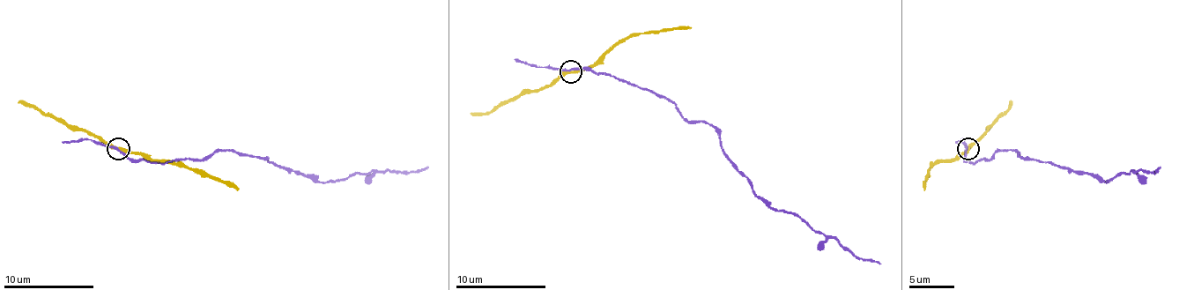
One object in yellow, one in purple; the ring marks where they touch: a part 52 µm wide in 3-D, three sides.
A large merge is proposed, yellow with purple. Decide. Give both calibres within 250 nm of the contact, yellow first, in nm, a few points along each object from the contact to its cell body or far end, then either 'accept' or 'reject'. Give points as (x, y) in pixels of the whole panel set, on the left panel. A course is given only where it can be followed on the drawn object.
300 nm thick on the yellow side, 190 nm on the other; yellow runs (118, 149), (168, 160), (179, 167), (206, 171), (238, 189); purple runs (118, 149), (134, 160), (159, 162), (203, 160), (231, 149), (307, 174), (318, 182), (428, 167); reject

